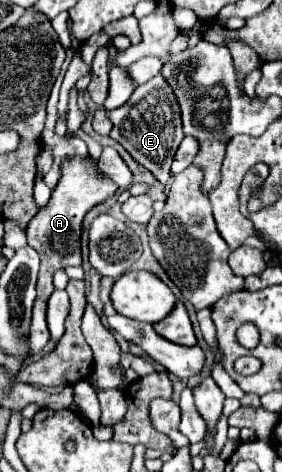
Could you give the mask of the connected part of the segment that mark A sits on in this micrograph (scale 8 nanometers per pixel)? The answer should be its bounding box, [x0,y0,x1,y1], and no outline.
[26,156,118,356]

